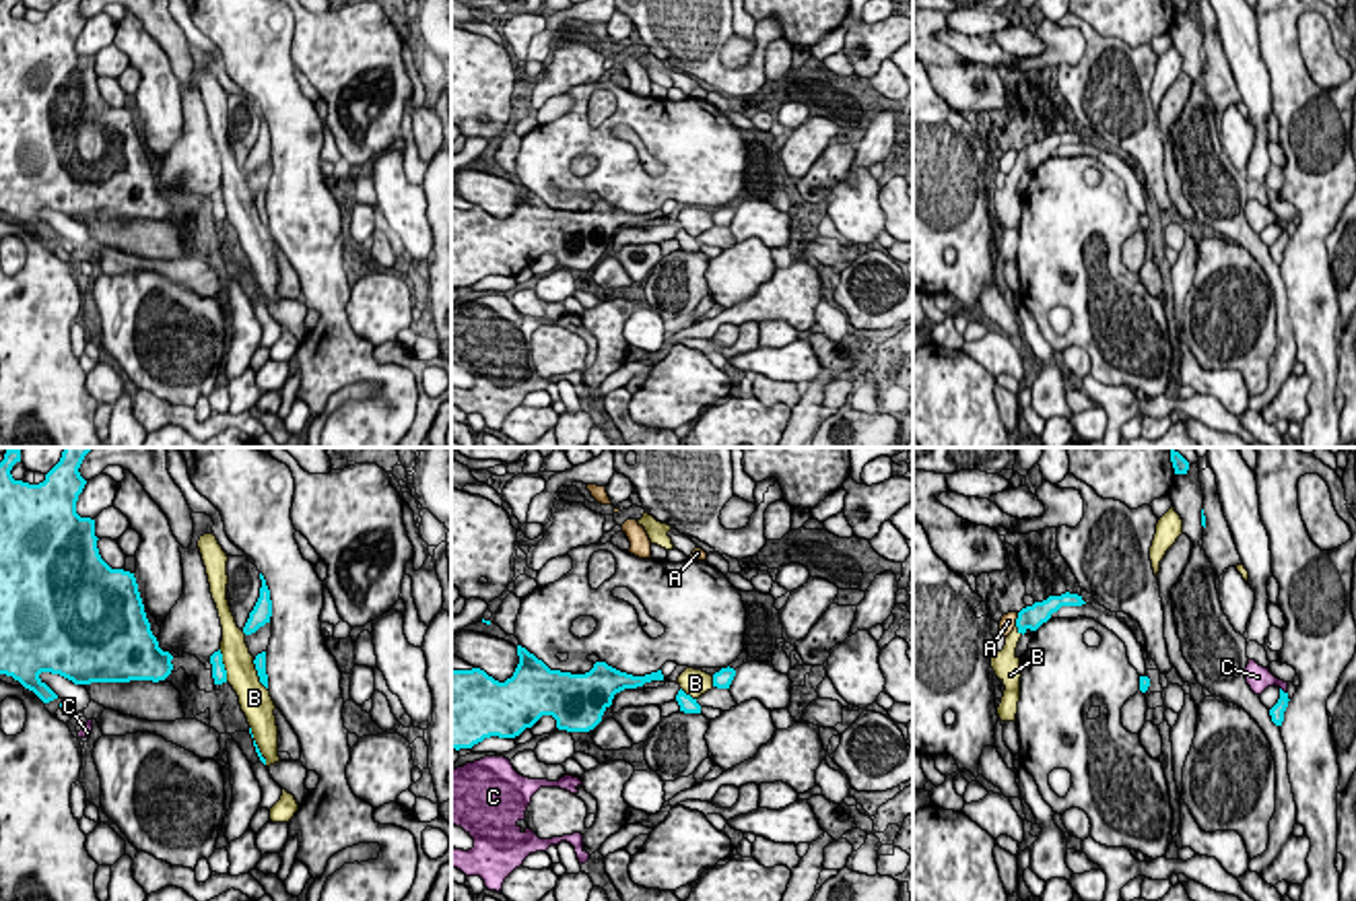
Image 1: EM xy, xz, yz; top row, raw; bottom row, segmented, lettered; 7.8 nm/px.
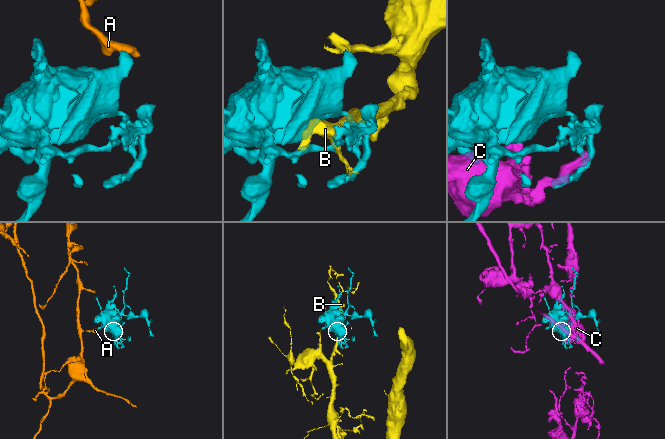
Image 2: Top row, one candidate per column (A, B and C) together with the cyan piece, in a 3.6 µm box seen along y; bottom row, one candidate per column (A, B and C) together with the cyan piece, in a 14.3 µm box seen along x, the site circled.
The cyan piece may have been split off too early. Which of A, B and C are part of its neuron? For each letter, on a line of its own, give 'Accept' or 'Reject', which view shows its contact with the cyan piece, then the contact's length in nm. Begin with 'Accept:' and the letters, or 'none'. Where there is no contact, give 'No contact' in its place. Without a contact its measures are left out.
Accept: B
A: Reject. Touches cyan in yz. Shared border 120 nm
B: Accept. Touches cyan in xy. Shared border 260 nm
C: Reject. Touches cyan in yz. Shared border 70 nm

